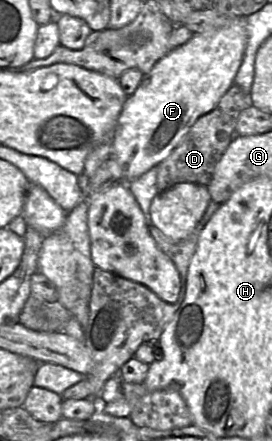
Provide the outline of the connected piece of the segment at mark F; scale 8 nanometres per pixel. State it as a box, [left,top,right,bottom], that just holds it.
[111,20,247,185]

